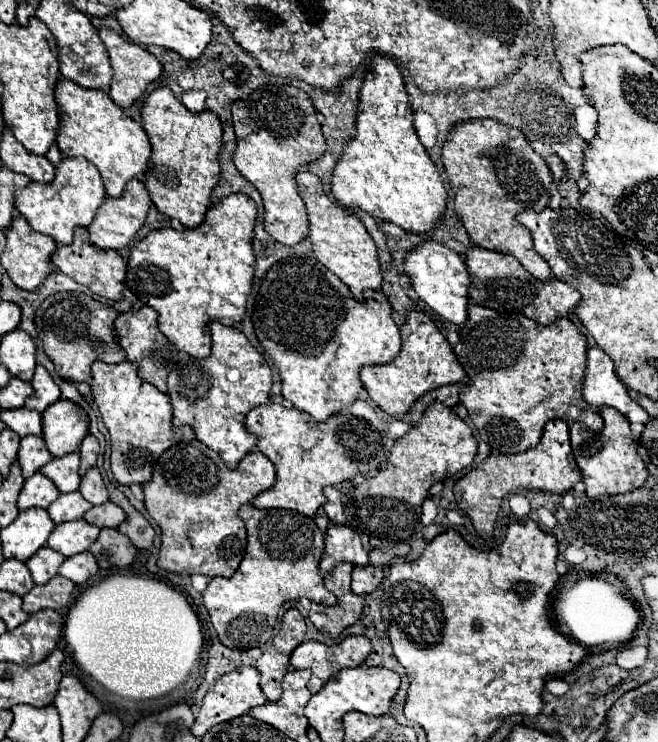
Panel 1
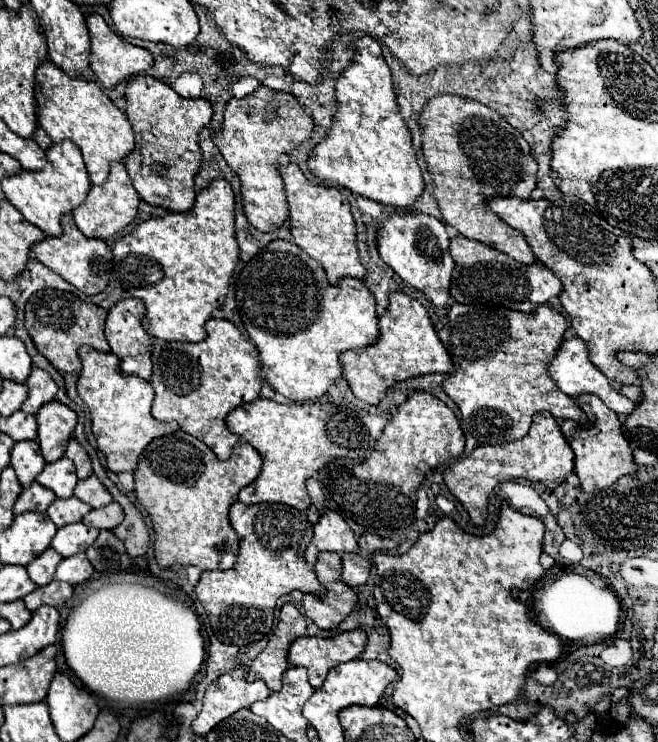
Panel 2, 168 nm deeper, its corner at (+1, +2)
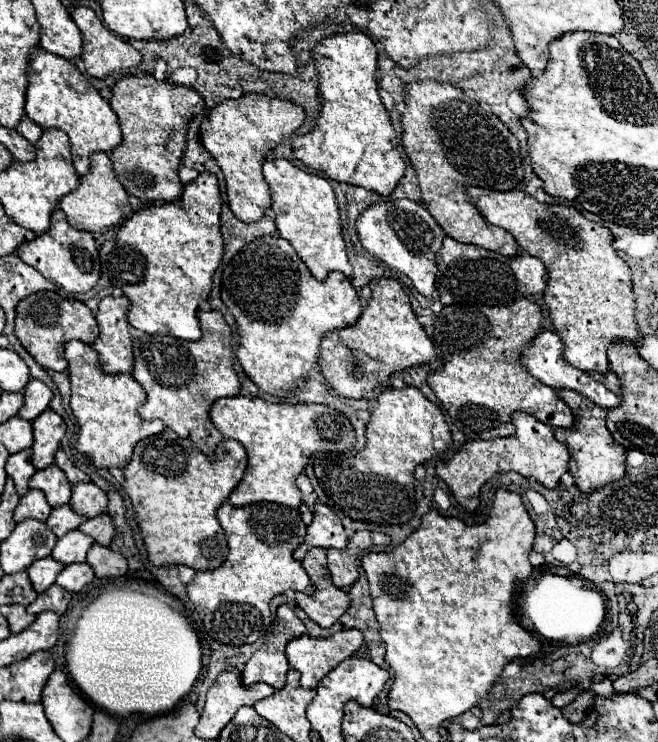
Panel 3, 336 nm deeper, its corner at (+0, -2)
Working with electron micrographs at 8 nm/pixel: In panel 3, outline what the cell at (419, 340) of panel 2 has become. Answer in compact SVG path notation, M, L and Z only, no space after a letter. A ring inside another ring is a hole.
M374 278L368 286L372 290L372 298L368 306L362 308L360 318L350 326L326 332L320 342L318 370L326 382L346 398L372 394L378 384L388 380L390 374L436 358L436 350L424 328L418 324L402 286L392 278Z

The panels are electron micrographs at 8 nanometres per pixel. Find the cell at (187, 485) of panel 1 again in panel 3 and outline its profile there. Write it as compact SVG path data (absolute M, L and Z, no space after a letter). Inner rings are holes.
M164 430L150 438L140 440L134 446L134 454L130 462L124 466L124 492L130 496L134 506L134 518L140 526L140 534L148 552L148 560L154 566L190 566L194 570L214 570L228 556L228 544L220 522L216 520L216 510L222 502L226 502L228 494L240 482L246 470L246 450L236 440L222 440L214 452L214 456L204 456L192 440L180 438L172 430Z

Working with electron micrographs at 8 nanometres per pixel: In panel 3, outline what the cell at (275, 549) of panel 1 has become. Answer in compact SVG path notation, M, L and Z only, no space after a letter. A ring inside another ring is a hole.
M224 502L216 510L216 518L226 532L230 554L224 560L224 564L220 564L218 568L206 570L206 572L196 572L196 576L188 584L188 598L196 606L196 612L200 614L200 618L206 626L206 632L216 642L234 644L234 646L252 644L258 638L262 638L270 628L268 604L276 594L282 594L284 590L312 592L312 582L310 582L308 574L304 572L302 564L292 558L292 552L298 548L300 540L304 540L306 526L296 508L282 508L272 502L258 502L258 504L242 506L242 508L236 508L228 502Z

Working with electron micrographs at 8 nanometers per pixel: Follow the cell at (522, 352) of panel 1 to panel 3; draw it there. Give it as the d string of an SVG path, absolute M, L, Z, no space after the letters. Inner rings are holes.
M518 298L506 306L452 304L444 306L442 312L436 316L432 342L438 356L442 358L442 368L428 374L428 384L440 400L442 408L448 412L452 422L466 434L468 440L492 440L500 436L510 436L510 414L516 410L538 416L540 422L554 428L568 428L572 424L574 416L568 406L556 396L556 392L536 380L530 372L524 372L524 368L520 368L520 360L516 360L516 356L520 356L520 348L524 348L524 344L528 344L528 340L532 340L532 336L536 336L536 332L540 330L540 320L542 314L538 304L530 302L528 298Z

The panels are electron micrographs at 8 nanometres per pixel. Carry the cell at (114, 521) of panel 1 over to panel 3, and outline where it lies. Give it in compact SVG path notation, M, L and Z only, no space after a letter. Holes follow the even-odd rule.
M100 514L100 516L86 520L84 524L80 524L78 530L92 536L94 542L98 542L100 546L108 546L112 536L114 536L114 524L112 524L112 518L108 514Z

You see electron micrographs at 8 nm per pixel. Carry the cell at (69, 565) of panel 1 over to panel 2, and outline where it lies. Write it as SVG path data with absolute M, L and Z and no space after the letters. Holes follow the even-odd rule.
M83 552L63 558L63 562L57 566L57 580L69 582L73 586L85 582L91 574L93 574L93 566Z

